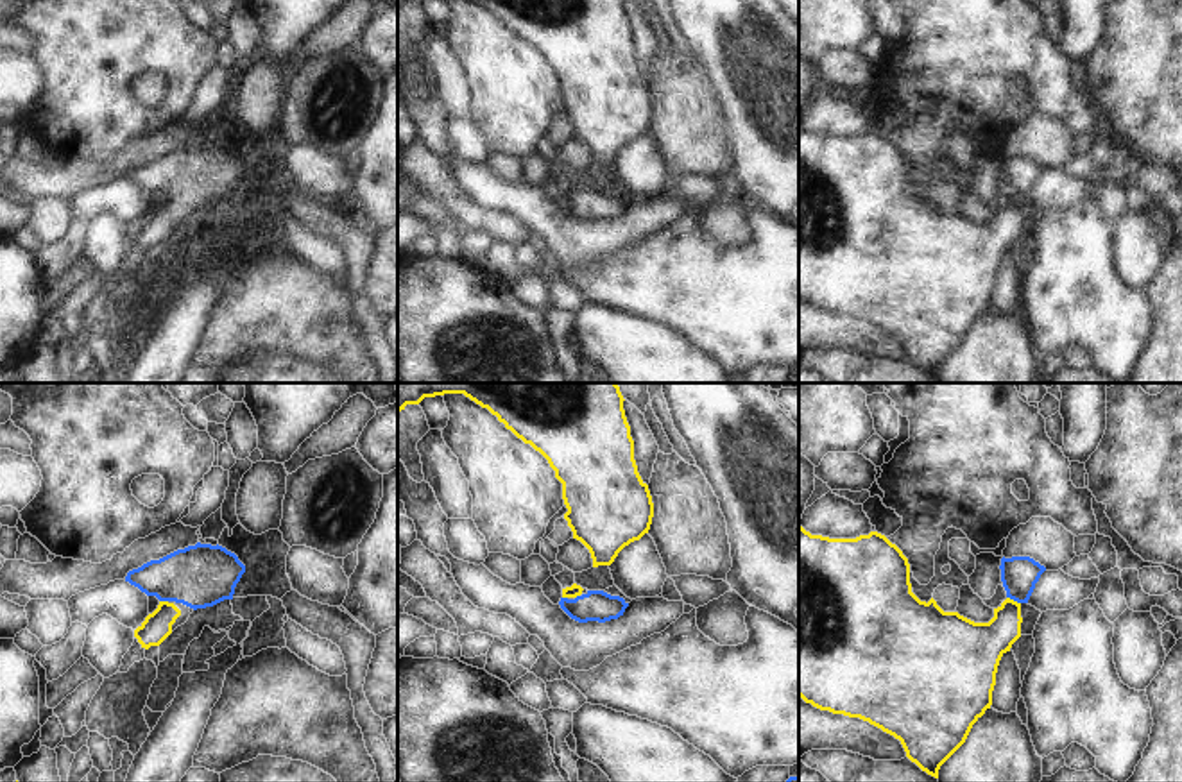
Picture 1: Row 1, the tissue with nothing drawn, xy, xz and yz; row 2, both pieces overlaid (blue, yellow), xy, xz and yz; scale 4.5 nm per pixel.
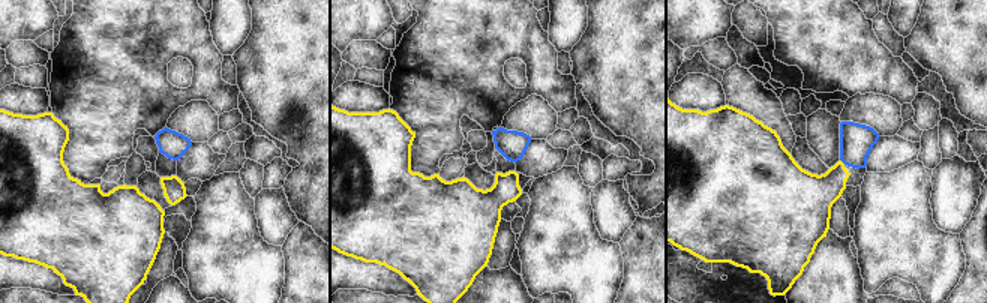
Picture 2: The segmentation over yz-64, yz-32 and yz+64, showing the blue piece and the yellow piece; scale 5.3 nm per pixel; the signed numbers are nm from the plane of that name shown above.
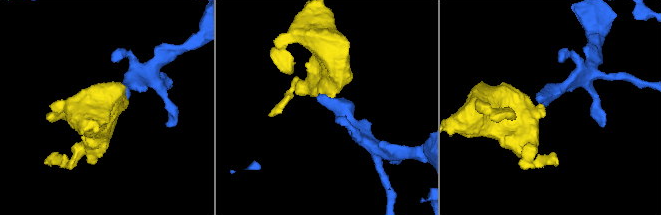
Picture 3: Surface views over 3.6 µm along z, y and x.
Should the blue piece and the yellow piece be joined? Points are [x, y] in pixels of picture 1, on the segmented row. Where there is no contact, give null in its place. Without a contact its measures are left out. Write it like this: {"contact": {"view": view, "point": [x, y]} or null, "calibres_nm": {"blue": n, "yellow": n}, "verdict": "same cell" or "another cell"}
{"contact": {"view": "yz", "point": [1014, 600]}, "calibres_nm": {"blue": 160, "yellow": 200}, "verdict": "same cell"}

